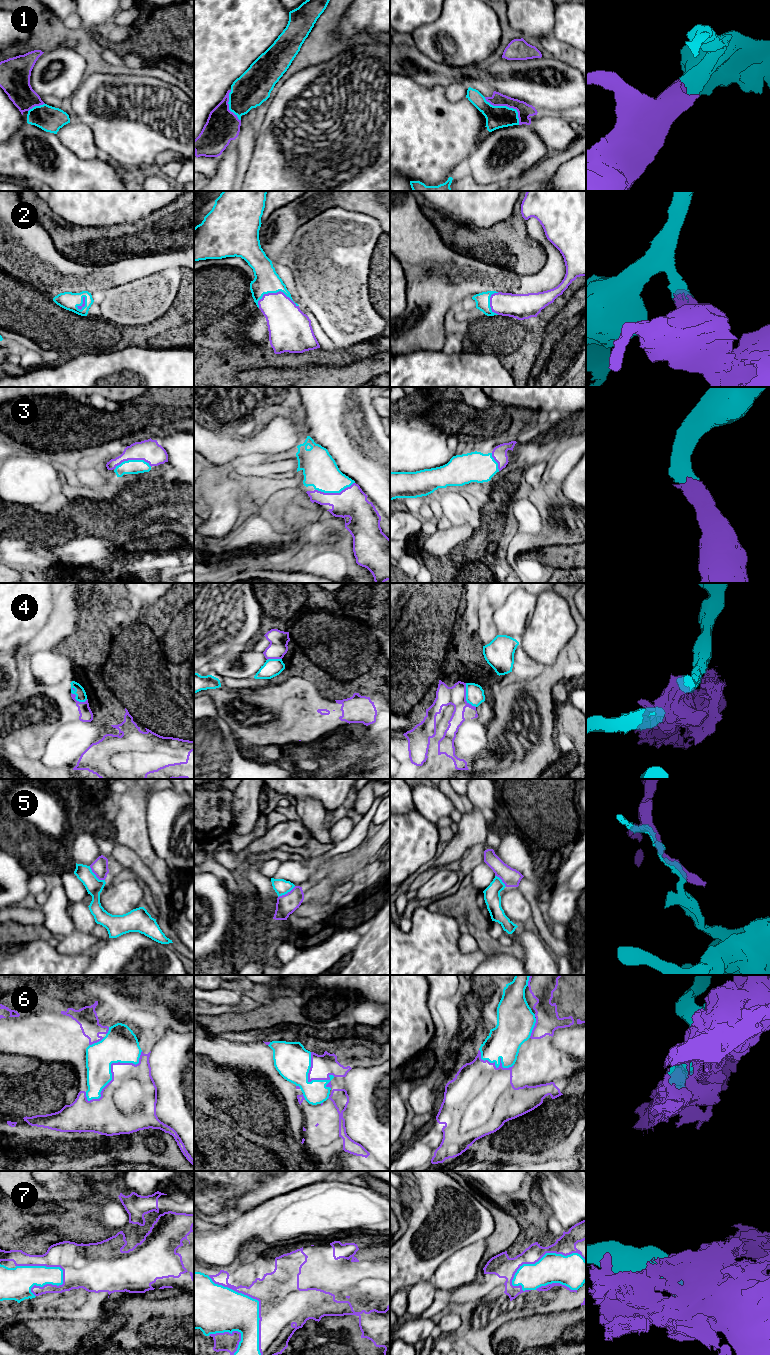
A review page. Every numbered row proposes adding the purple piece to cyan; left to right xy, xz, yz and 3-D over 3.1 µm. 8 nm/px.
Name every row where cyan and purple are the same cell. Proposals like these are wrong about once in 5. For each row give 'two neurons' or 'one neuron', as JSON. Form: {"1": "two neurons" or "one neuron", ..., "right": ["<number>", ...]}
{"1": "one neuron", "2": "one neuron", "3": "one neuron", "4": "two neurons", "5": "two neurons", "6": "two neurons", "7": "two neurons", "right": ["1", "2", "3"]}

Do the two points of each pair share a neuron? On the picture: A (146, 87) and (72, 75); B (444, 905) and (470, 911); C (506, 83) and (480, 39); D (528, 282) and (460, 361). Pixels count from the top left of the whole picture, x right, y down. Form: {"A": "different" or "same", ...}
{"A": "different", "B": "same", "C": "different", "D": "different"}

